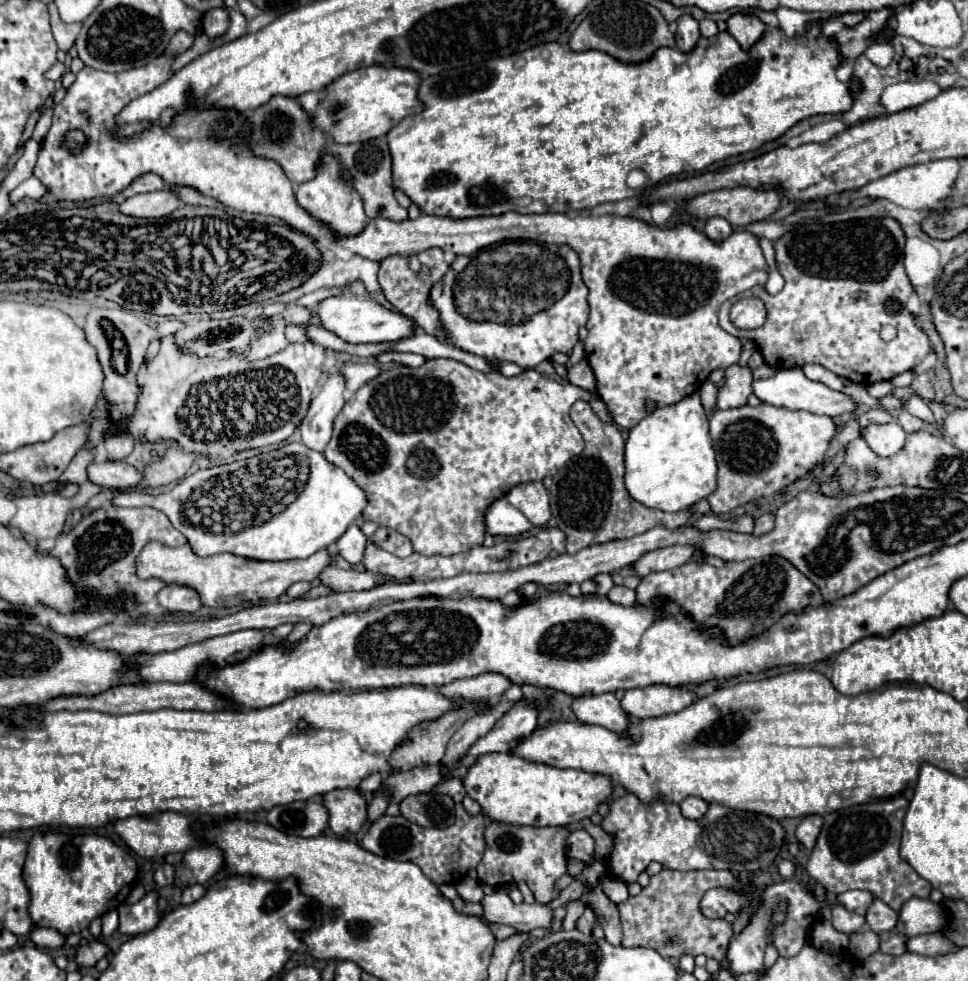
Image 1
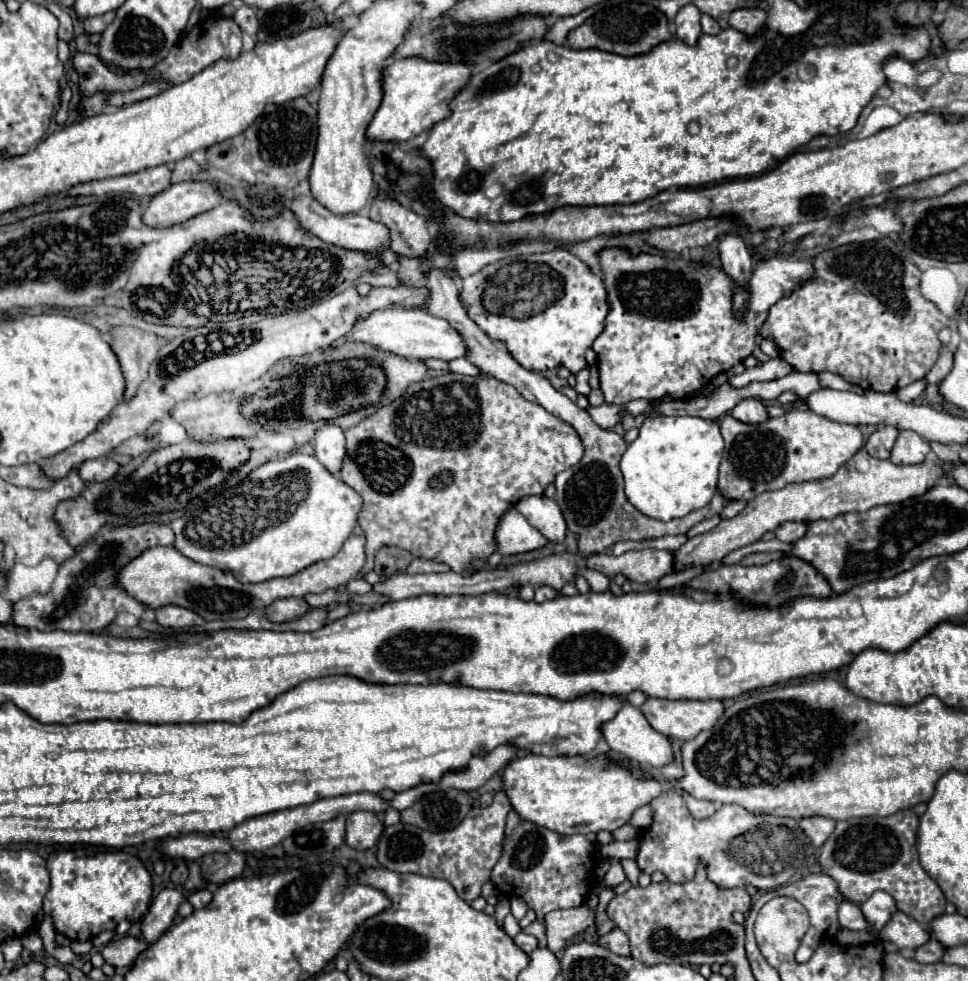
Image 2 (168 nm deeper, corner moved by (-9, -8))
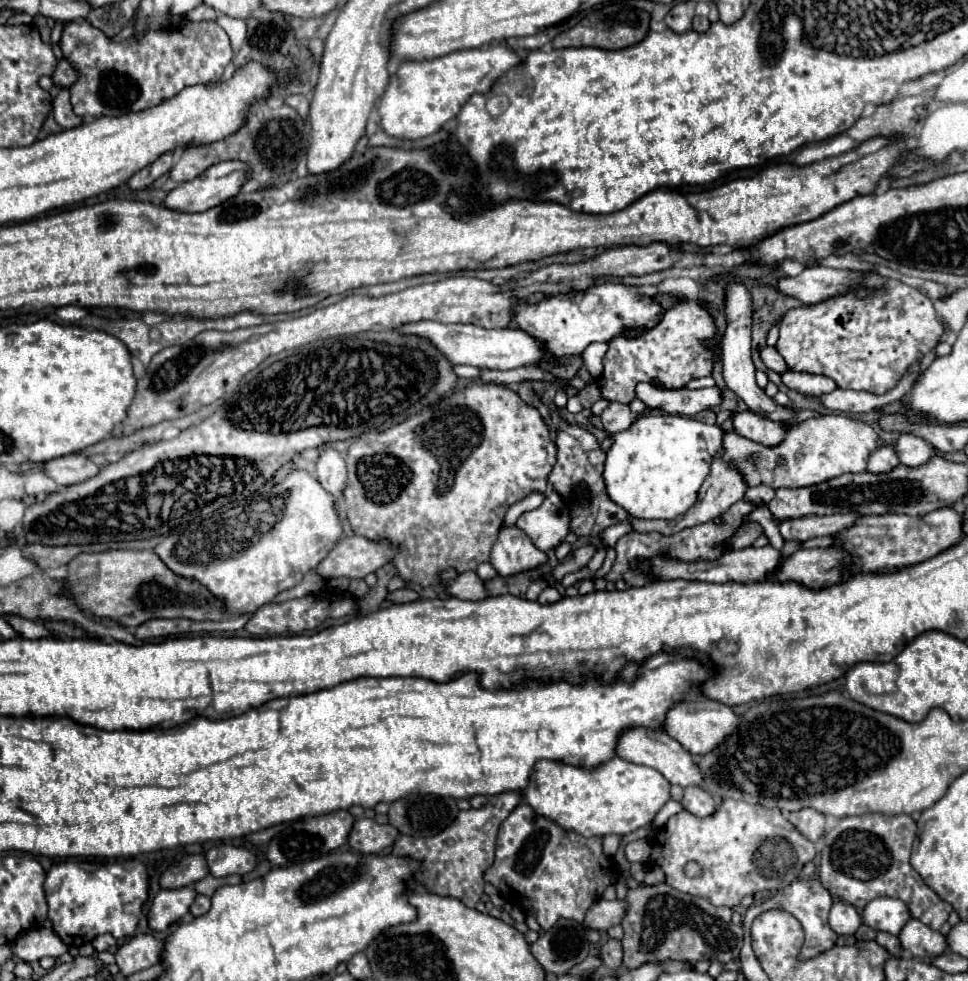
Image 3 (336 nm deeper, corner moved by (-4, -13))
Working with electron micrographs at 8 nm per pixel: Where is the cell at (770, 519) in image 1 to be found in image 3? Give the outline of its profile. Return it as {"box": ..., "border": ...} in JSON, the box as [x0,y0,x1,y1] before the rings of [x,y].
{"box":[779,515,861,541],"border":[[[809,515],[803,519],[785,519],[779,529],[785,541],[807,541],[821,535],[837,535],[851,527],[861,515]]]}

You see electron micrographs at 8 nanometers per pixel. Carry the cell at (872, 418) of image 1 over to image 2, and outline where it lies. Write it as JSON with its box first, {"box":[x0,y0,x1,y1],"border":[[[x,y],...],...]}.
{"box":[866,426,898,458],"border":[[[880,426],[866,440],[868,454],[872,454],[874,458],[888,458],[896,436],[898,436],[898,428],[894,428],[894,426]]]}

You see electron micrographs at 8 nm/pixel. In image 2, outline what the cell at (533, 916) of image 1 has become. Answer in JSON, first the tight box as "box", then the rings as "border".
{"box":[544,906,594,952],"border":[[[584,906],[570,908],[570,910],[552,910],[544,916],[546,936],[548,936],[548,948],[552,952],[564,950],[564,946],[580,932],[584,932],[588,926],[594,926],[594,910],[588,910]]]}

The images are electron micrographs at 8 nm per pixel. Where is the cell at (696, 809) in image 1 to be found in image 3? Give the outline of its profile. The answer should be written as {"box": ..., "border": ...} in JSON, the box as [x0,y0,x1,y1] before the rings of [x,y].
{"box":[681,787,715,817],"border":[[[687,787],[681,805],[685,811],[693,813],[695,817],[707,817],[715,811],[713,795],[701,787]]]}

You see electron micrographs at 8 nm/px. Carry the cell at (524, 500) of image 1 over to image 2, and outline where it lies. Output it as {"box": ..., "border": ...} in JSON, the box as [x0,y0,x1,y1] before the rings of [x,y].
{"box":[516,496,566,542],"border":[[[526,496],[516,504],[516,510],[550,542],[564,542],[566,522],[552,498]]]}

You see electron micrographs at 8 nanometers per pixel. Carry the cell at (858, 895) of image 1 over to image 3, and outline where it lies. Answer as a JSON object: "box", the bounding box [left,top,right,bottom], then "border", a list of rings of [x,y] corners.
{"box":[863,897,911,935],"border":[[[879,897],[867,903],[863,909],[863,923],[875,931],[885,931],[891,935],[899,935],[903,925],[911,919],[907,905],[899,899]]]}

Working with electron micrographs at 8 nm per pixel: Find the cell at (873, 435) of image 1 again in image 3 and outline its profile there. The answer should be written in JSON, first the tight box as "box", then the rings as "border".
{"box":[897,433,933,467],"border":[[[901,433],[899,441],[897,441],[897,457],[903,465],[907,467],[919,467],[923,463],[927,463],[927,459],[931,459],[933,449],[929,449],[931,445],[913,435],[913,433]]]}

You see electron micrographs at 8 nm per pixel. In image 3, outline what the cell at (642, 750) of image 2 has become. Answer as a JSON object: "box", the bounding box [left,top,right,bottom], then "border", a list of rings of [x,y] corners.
{"box":[617,727,703,787],"border":[[[643,727],[629,729],[617,739],[617,755],[625,761],[637,763],[637,765],[647,765],[657,769],[669,783],[681,785],[681,787],[699,787],[703,783],[703,773],[699,771],[699,765],[695,763],[693,755],[687,753],[673,737],[663,735],[659,731],[649,731]]]}

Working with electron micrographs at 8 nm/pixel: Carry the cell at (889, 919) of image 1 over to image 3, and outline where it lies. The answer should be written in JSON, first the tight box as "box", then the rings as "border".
{"box":[899,919,947,963],"border":[[[911,919],[903,927],[903,931],[899,933],[899,941],[907,951],[911,951],[925,963],[931,963],[931,959],[947,951],[945,935],[941,931],[933,931],[925,923],[919,923],[919,919]]]}

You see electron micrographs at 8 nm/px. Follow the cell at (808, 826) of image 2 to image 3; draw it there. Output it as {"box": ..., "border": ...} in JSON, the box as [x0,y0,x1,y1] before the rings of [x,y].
{"box":[787,809,825,841],"border":[[[799,809],[787,815],[787,819],[811,841],[817,841],[825,833],[825,815],[815,809]]]}

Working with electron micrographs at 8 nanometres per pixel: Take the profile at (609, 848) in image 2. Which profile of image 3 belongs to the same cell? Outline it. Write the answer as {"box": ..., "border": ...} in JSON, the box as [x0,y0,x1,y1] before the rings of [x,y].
{"box":[625,839,651,863],"border":[[[639,839],[639,841],[631,841],[625,845],[625,855],[631,863],[645,863],[651,855],[651,843],[647,839]]]}

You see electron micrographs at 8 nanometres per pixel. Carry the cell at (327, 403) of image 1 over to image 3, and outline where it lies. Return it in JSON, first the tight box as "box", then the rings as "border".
{"box":[317,447,347,509],"border":[[[325,447],[317,461],[317,479],[327,493],[335,497],[335,505],[339,509],[339,501],[343,497],[343,487],[347,483],[347,467],[339,451],[333,447]]]}

